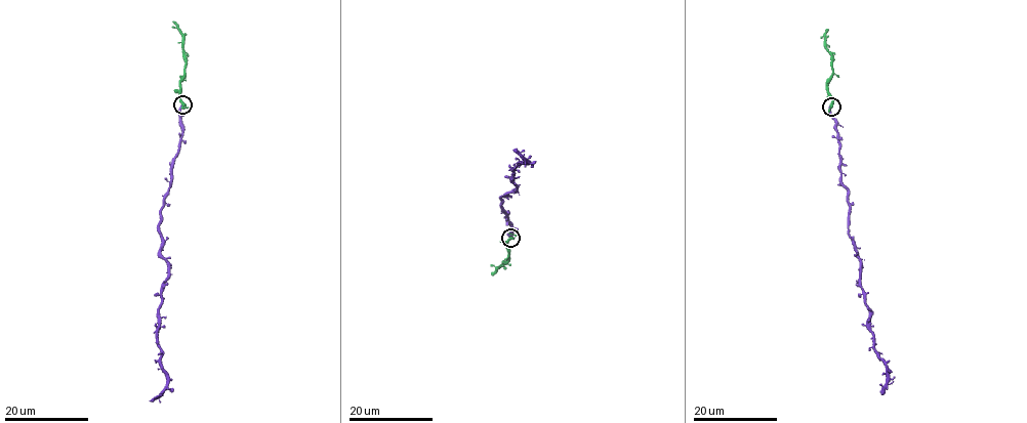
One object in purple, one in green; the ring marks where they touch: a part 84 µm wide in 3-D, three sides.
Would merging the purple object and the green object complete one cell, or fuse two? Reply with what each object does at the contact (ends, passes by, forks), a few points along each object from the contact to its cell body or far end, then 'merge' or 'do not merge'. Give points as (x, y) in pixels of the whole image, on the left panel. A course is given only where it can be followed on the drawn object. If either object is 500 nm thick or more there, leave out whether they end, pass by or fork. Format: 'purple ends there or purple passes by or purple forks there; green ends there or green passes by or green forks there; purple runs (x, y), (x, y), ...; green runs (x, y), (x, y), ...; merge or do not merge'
purple ends there; green passes by; purple runs (182, 103), (178, 153), (159, 231), (161, 256), (168, 267), (158, 336), (166, 387), (149, 400); green runs (182, 104), (180, 79), (185, 74), (186, 53), (182, 34), (172, 22); merge

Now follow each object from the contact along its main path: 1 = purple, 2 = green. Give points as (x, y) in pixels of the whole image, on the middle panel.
1: (510, 237), (511, 223), (501, 205), (501, 195), (516, 189), (512, 168), (519, 161), (528, 160), (512, 150)
2: (510, 238), (505, 247), (507, 263), (503, 262), (491, 275)

